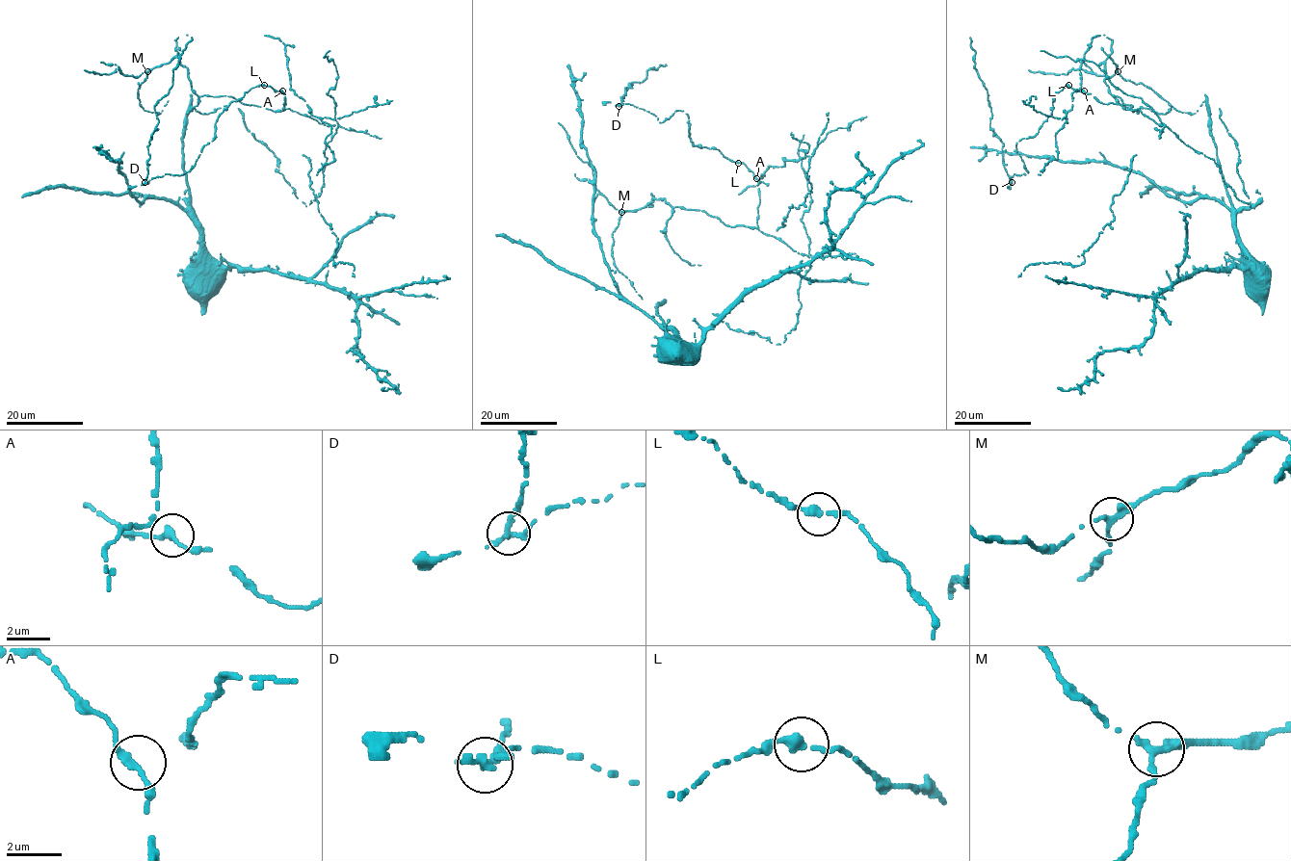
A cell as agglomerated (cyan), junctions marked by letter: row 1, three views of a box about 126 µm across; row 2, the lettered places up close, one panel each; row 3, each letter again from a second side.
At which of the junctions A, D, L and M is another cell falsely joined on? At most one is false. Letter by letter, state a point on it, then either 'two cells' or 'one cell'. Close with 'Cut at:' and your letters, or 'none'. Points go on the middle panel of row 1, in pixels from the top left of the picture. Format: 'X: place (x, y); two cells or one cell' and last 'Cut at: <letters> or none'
A: place (756, 178); one cell
D: place (619, 106); two cells
L: place (738, 163); one cell
M: place (621, 212); one cell
Cut at: D

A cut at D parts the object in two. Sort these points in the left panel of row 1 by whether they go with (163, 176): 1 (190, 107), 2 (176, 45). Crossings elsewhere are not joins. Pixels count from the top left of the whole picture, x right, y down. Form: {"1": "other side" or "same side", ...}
{"1": "same side", "2": "same side"}

